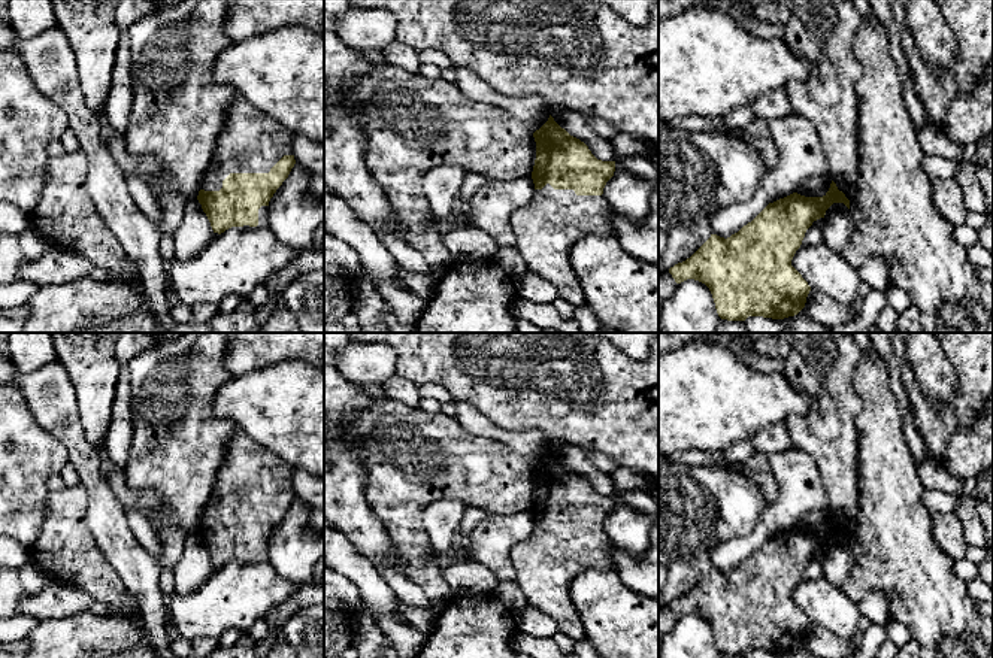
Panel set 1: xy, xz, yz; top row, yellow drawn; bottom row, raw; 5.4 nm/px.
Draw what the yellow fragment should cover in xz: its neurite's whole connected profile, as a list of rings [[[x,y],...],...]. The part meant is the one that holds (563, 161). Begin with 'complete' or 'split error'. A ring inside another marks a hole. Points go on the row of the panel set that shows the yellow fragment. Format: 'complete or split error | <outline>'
split error | [[[551,115],[533,137],[535,195],[511,216],[515,248],[527,270],[552,283],[558,297],[576,309],[585,306],[585,297],[570,267],[570,249],[588,234],[614,233],[603,188],[614,176],[615,161],[597,160]]]

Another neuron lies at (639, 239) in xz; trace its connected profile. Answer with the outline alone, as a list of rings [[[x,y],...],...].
[[[659,191],[650,195],[650,212],[639,222],[629,221],[609,207],[608,219],[627,254],[659,266]]]

